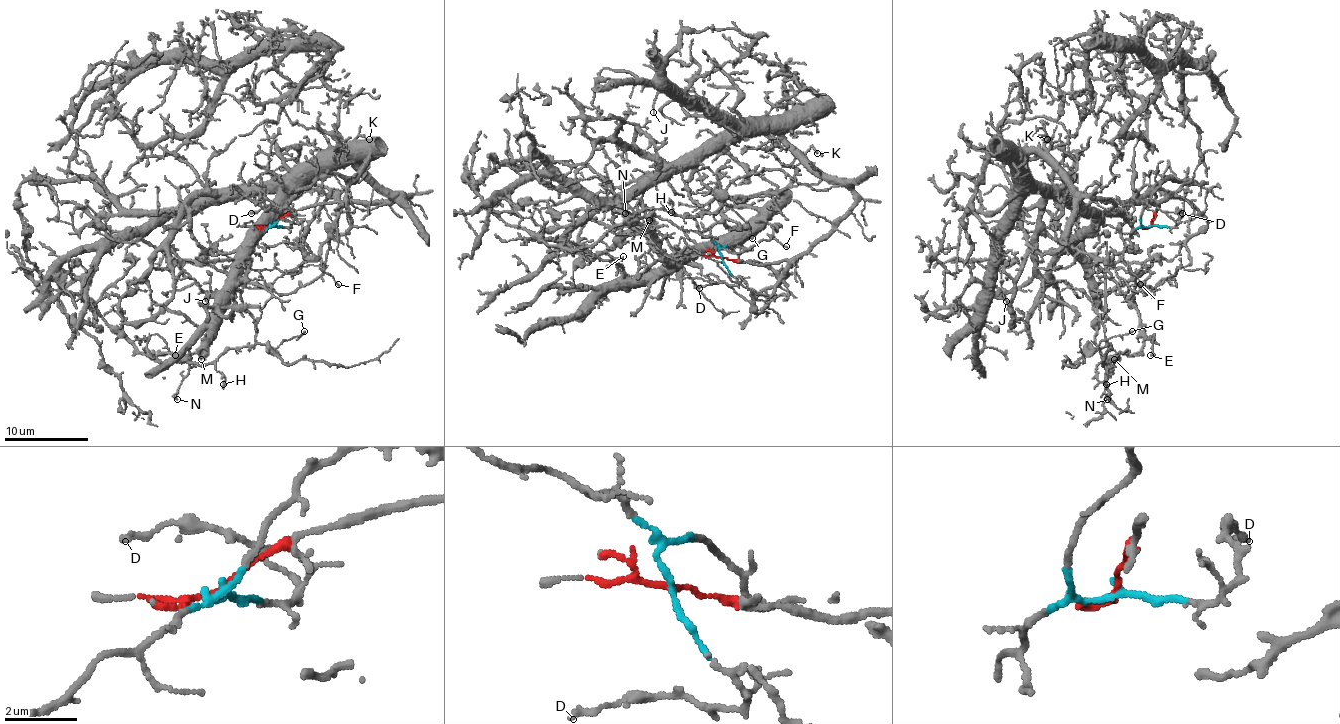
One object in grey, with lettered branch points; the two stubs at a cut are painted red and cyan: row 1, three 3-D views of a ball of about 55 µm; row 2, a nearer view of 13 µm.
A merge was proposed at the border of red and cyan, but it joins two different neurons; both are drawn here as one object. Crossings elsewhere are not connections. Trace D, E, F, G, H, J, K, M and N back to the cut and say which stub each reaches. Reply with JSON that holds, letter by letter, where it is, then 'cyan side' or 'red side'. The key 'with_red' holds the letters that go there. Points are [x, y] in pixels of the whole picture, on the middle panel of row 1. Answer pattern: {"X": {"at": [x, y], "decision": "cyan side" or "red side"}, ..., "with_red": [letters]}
{"D": {"at": [699, 288], "decision": "cyan side"}, "E": {"at": [623, 256], "decision": "cyan side"}, "F": {"at": [786, 246], "decision": "cyan side"}, "G": {"at": [752, 238], "decision": "cyan side"}, "H": {"at": [671, 212], "decision": "cyan side"}, "J": {"at": [653, 112], "decision": "red side"}, "K": {"at": [817, 153], "decision": "red side"}, "M": {"at": [649, 220], "decision": "cyan side"}, "N": {"at": [625, 213], "decision": "cyan side"}, "with_red": ["J", "K"]}

